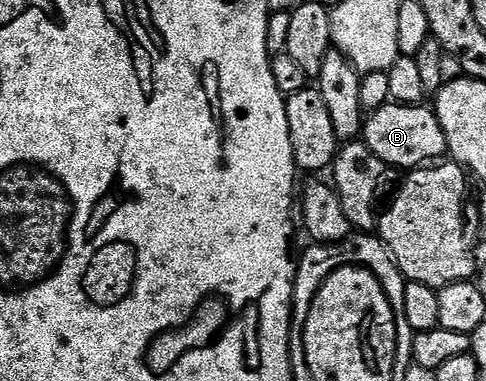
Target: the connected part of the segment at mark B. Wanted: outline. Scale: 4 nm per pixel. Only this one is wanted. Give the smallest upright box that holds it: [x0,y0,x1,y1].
[362,101,448,172]

